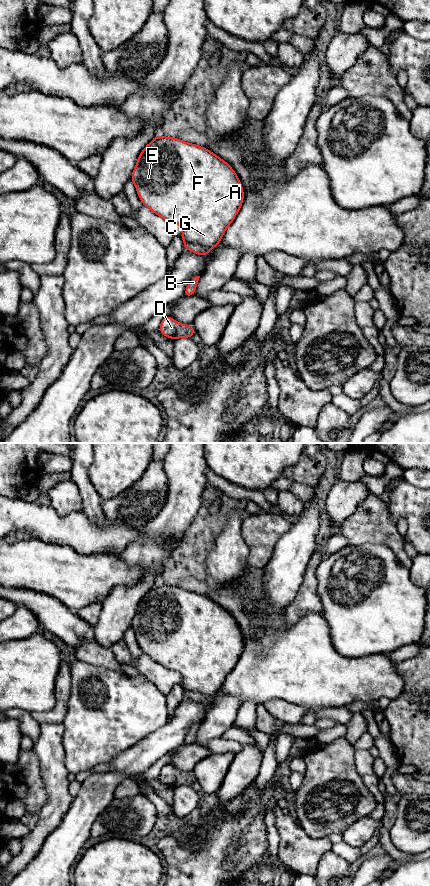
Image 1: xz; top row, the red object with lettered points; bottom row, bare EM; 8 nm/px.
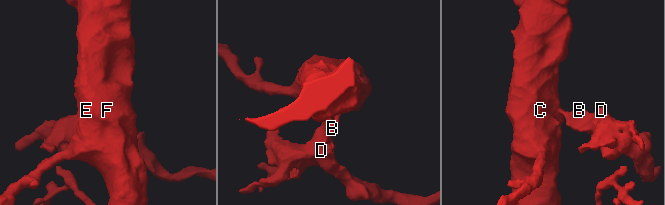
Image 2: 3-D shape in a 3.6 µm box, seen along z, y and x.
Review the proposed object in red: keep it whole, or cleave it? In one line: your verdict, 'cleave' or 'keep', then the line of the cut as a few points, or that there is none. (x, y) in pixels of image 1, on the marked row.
cleave; cut xz (184, 242), (198, 243), (208, 250)

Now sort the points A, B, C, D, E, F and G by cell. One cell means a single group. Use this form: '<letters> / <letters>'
A C E F G / B D

